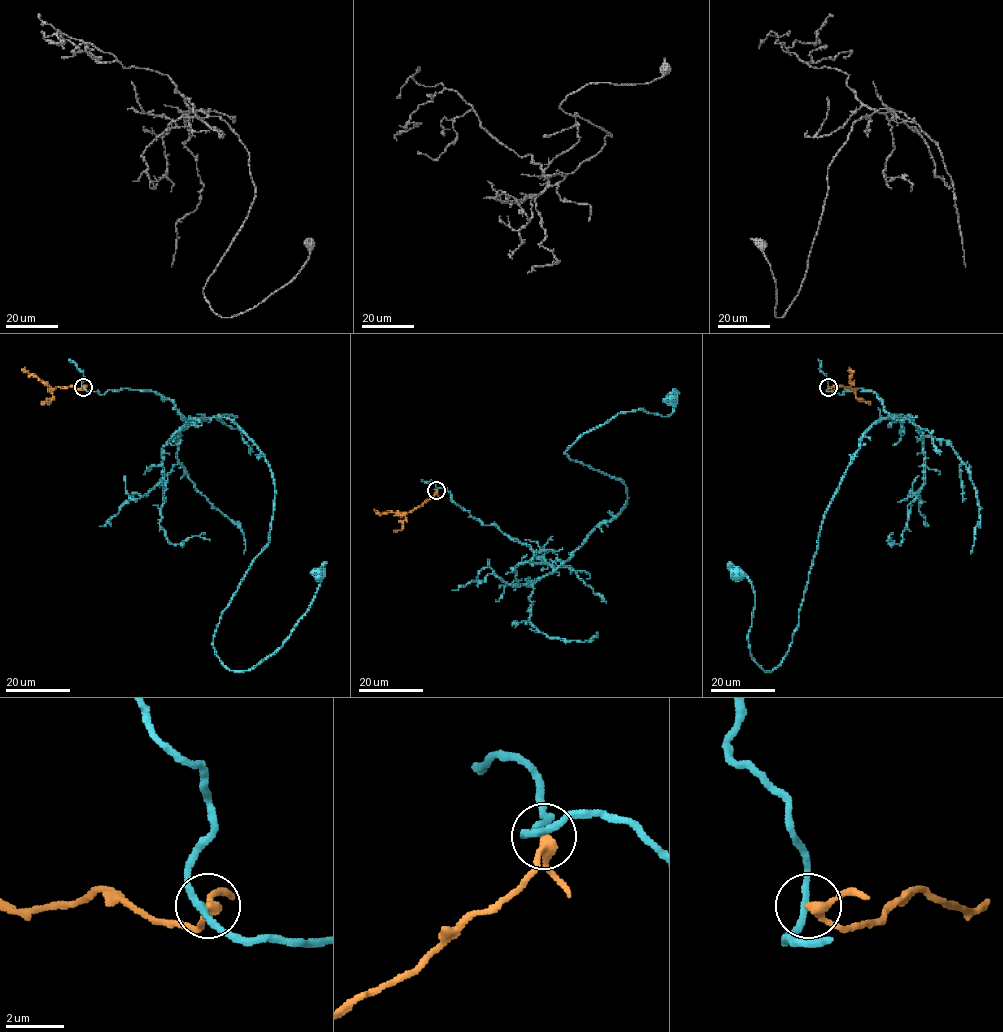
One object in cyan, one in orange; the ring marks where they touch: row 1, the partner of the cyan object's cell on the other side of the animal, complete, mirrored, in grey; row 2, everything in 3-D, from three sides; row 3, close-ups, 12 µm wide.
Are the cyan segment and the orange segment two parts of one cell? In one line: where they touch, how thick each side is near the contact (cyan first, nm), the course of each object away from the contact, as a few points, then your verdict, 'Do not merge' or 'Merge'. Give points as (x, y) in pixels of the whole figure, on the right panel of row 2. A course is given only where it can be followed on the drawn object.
Place: (828, 387). Thickness 240 nm (cyan) against 280 nm. Course of cyan: (828, 387), (870, 390), (905, 419), (861, 438), (771, 671), (750, 654), (754, 592), (736, 574). Course of orange: (828, 387), (835, 389), (842, 385), (851, 389), (853, 372), (848, 370). Do not merge

